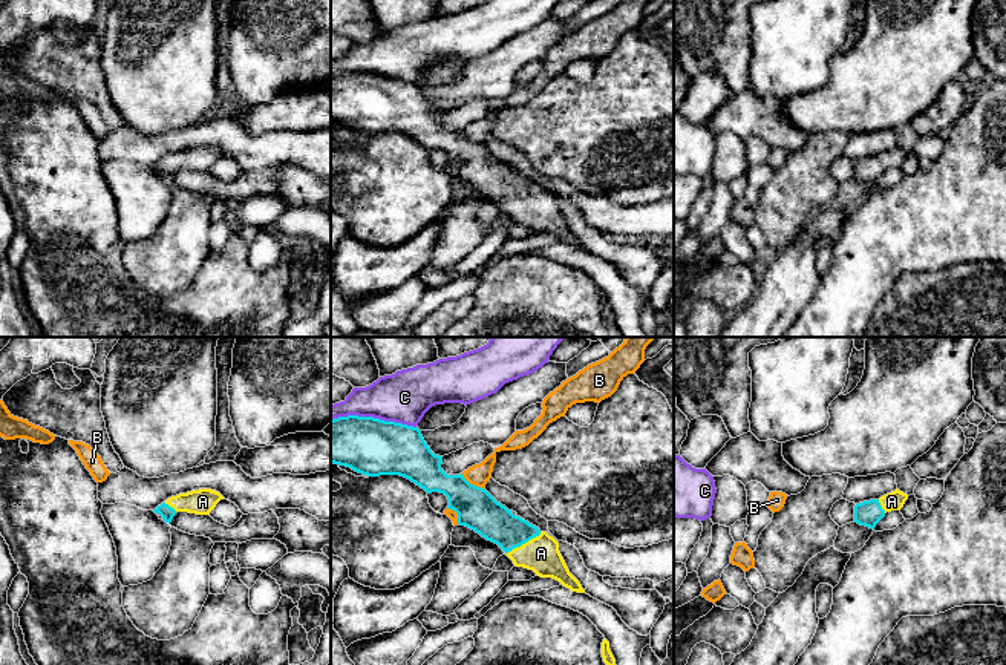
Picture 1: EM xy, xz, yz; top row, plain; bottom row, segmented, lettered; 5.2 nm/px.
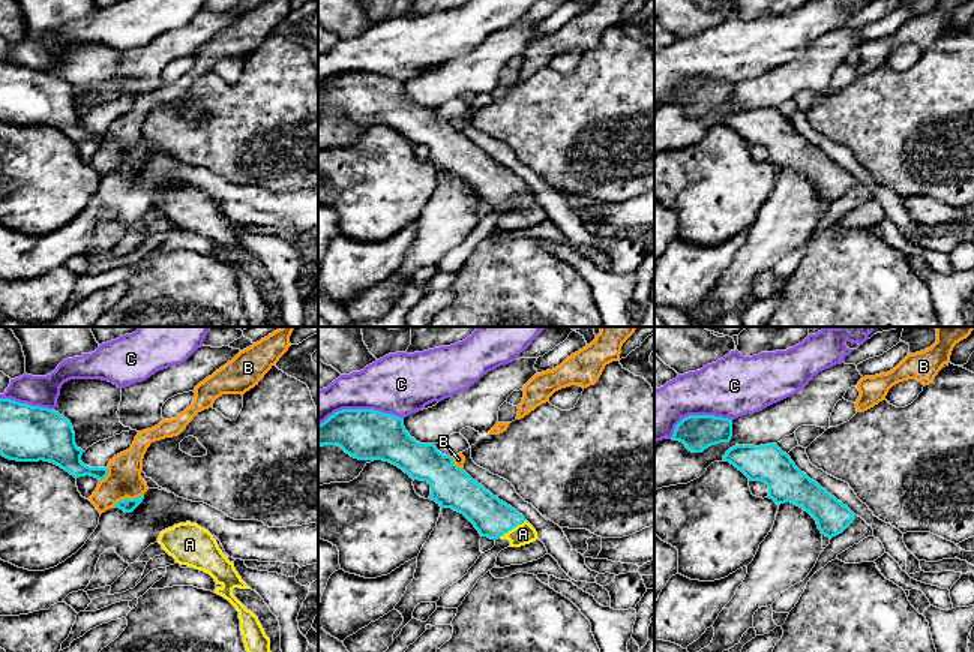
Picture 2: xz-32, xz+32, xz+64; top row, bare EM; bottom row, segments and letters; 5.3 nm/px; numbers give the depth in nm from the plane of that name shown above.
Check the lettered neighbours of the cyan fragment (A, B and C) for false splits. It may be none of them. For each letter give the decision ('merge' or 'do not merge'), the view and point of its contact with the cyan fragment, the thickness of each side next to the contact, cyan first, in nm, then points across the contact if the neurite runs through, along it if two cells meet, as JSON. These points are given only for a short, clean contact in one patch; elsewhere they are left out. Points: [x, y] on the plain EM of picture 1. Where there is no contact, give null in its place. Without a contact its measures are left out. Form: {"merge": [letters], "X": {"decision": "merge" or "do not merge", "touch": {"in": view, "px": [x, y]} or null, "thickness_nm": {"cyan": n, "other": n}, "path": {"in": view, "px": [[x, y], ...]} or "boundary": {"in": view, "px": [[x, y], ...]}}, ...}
{"merge": ["A"], "A": {"decision": "merge", "touch": {"in": "xz", "px": [522, 199]}, "thickness_nm": {"cyan": 200, "other": 190}, "path": {"in": "xz", "px": [[493, 178], [522, 199], [541, 210]]}}, "B": {"decision": "do not merge", "touch": {"in": "xz", "px": [472, 141]}, "thickness_nm": {"cyan": 220, "other": 110}}, "C": {"decision": "do not merge", "touch": {"in": "xz", "px": [372, 74]}, "thickness_nm": {"cyan": 300, "other": 280}}}

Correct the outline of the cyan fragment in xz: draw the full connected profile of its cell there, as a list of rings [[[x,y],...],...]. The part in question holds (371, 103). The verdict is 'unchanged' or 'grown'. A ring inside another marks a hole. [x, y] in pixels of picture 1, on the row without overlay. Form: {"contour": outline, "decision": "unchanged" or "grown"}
{"contour": [[[374,74],[334,75],[331,120],[367,133],[400,132],[427,150],[444,150],[447,165],[458,170],[458,181],[498,201],[516,224],[585,250],[570,230],[553,193],[513,172],[485,146],[470,141],[462,130],[447,132],[441,126],[443,113],[430,107],[418,84]]], "decision": "grown"}

